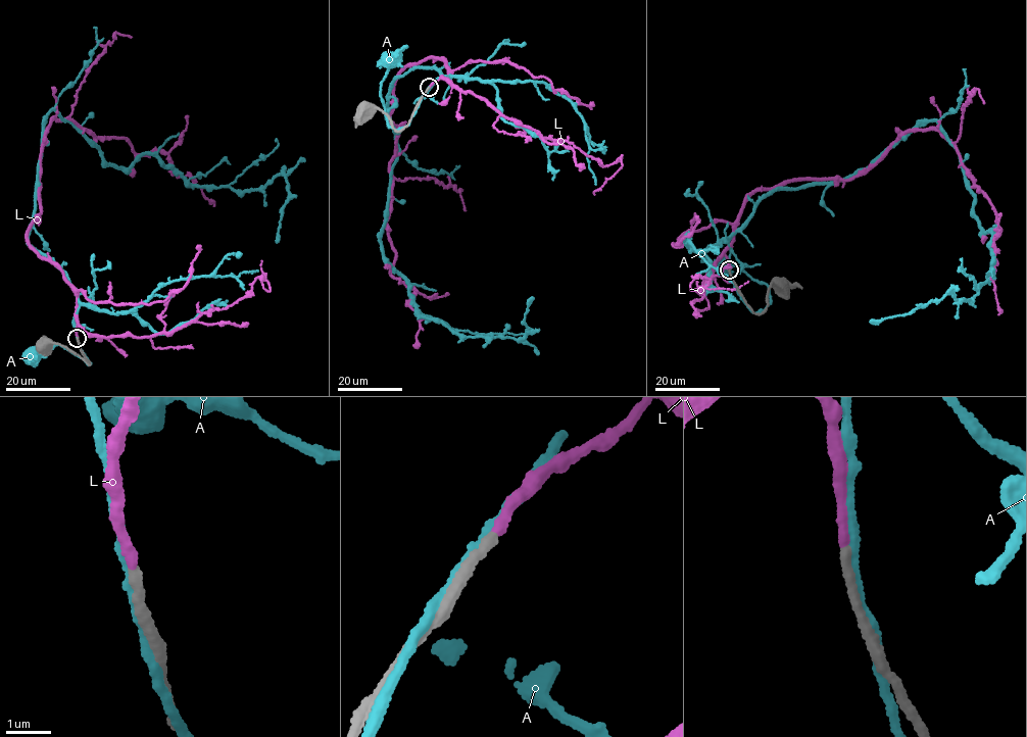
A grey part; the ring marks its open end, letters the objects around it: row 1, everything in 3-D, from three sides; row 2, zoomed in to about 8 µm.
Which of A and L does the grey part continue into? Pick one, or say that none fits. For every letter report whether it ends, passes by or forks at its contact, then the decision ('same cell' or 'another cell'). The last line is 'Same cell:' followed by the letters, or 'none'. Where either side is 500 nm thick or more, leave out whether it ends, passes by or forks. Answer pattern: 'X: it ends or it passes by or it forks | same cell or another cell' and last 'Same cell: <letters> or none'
A: it passes by | another cell
L: it ends | same cell
Same cell: L

